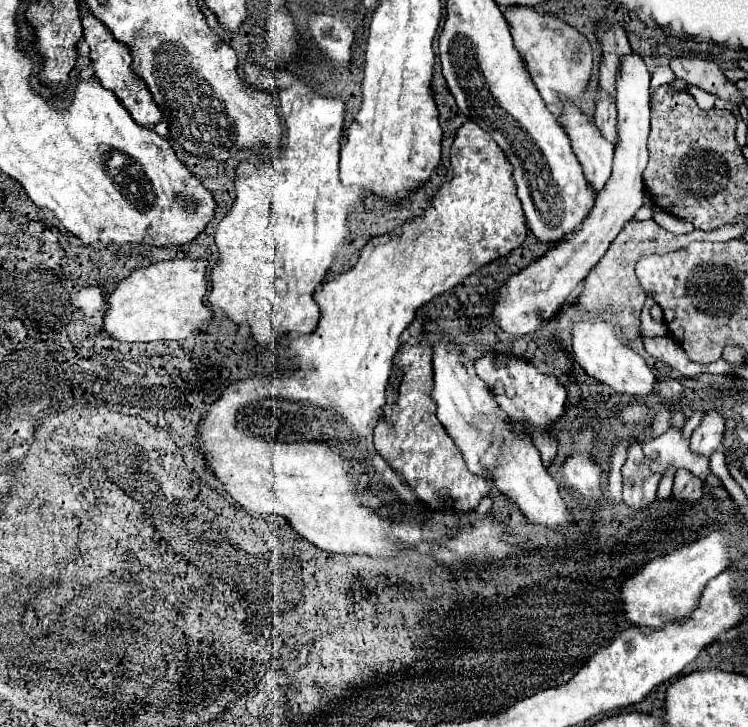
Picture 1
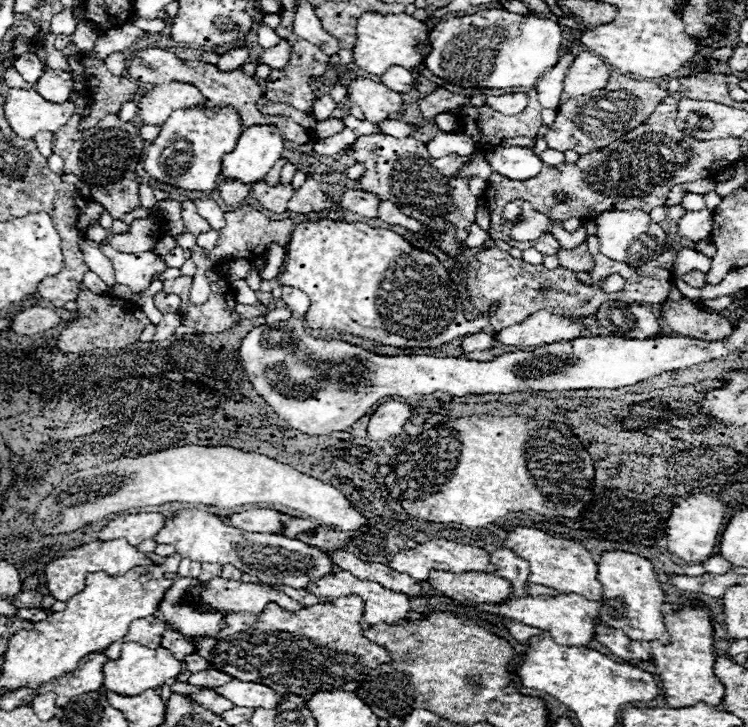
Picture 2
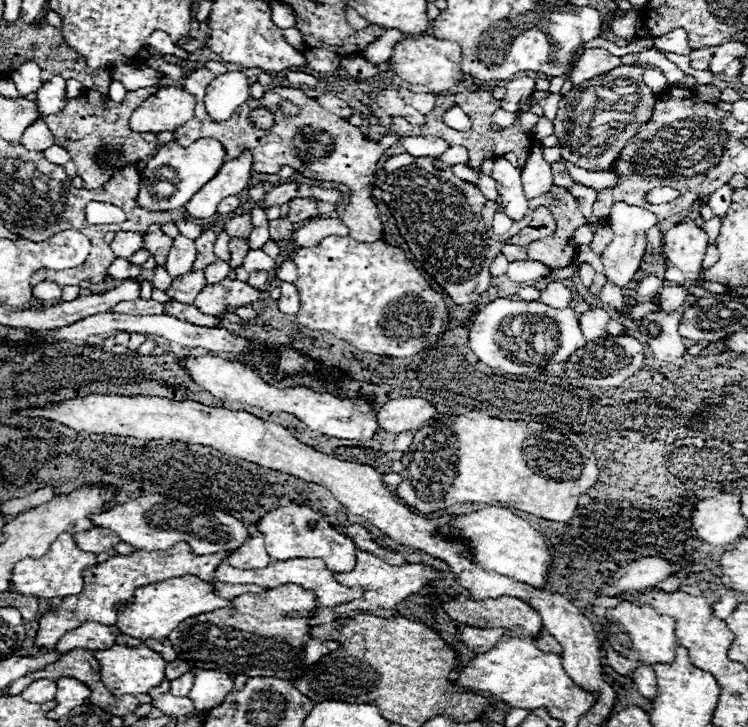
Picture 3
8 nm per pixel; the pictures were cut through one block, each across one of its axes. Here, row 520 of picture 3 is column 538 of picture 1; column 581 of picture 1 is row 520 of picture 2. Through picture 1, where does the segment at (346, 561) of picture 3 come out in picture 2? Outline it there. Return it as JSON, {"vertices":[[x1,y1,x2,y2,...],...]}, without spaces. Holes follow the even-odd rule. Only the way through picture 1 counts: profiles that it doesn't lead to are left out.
{"vertices":[[256,508,232,514,228,516,228,524,234,528,242,528,246,532,262,532,262,534,282,534,284,530,282,512,272,508]]}

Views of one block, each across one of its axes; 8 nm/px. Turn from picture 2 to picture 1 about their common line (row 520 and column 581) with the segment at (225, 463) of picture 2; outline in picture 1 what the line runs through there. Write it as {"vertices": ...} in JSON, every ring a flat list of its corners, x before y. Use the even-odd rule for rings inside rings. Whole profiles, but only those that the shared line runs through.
{"vertices":[[510,6,504,10,504,18,510,24,514,48,520,52,524,68,550,110,556,112,562,108,560,96,576,100,586,92,592,72,592,48,576,28,530,6],[580,318,574,324,574,336,572,336,572,348,578,364,586,370,588,376,598,380,600,384,610,386,618,394,630,394,630,396,648,396,654,392,656,376,650,366,642,360,640,354,636,354,630,346,624,346,620,336,616,336,614,326,604,320,594,318]]}

